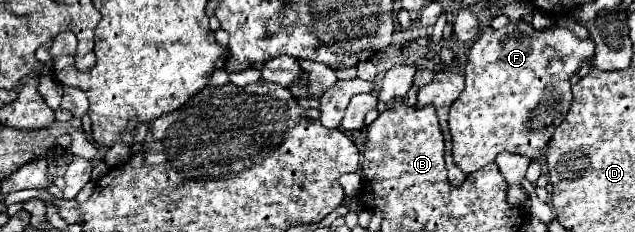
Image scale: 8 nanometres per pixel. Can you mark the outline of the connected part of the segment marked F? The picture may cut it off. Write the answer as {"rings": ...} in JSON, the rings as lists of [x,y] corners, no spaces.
{"rings":[[[510,22],[500,30],[486,26],[470,48],[466,64],[466,88],[452,104],[448,116],[456,166],[460,166],[460,170],[464,170],[466,174],[476,172],[484,164],[492,162],[494,156],[502,150],[516,152],[532,160],[538,158],[544,146],[550,142],[550,136],[564,122],[570,110],[573,99],[570,79],[580,70],[580,62],[588,62],[592,60],[592,56],[592,40],[580,40],[576,34],[562,26],[546,30],[536,30],[532,24],[526,22]]]}

